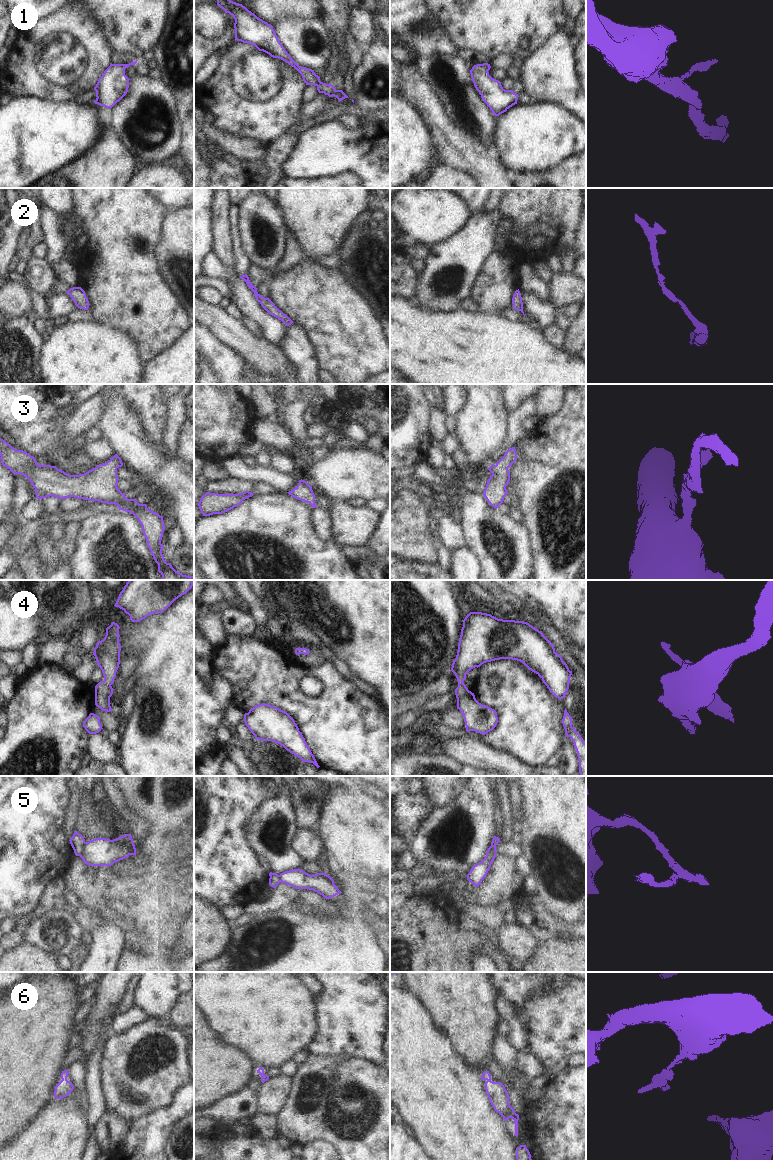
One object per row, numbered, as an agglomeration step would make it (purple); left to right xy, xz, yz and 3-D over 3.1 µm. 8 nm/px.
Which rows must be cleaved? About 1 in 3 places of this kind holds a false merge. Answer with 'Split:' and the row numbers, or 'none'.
Split: 5

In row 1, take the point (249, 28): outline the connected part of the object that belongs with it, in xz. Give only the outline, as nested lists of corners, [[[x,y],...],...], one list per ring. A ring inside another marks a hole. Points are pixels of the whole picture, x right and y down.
[[[217,0],[217,5],[235,19],[235,40],[252,44],[259,51],[285,61],[302,75],[306,85],[316,86],[319,93],[334,96],[338,101],[348,98],[342,90],[336,90],[331,83],[321,82],[314,70],[299,66],[280,43],[272,25],[257,17],[242,4],[231,0]]]

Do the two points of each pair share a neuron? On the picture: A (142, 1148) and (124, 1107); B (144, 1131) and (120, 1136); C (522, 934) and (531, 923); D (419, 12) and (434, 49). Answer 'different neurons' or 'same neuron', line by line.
A: different neurons
B: different neurons
C: different neurons
D: same neuron

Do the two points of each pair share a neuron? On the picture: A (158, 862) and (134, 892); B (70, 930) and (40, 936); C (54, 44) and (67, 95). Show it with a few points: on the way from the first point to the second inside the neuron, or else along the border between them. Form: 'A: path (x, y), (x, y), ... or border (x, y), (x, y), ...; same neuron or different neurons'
A: border (166, 869), (159, 872), (150, 881), (142, 878); different neurons
B: path (63, 932), (47, 932); same neuron
C: path (58, 57), (59, 73), (63, 82); same neuron

